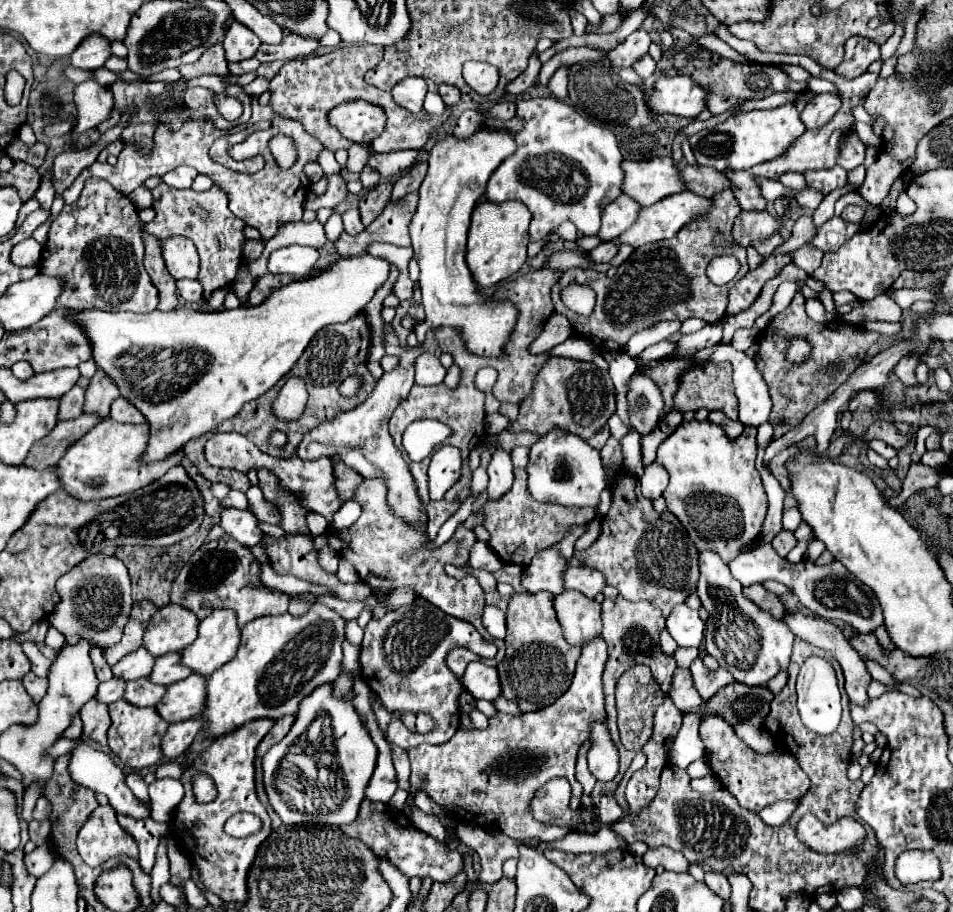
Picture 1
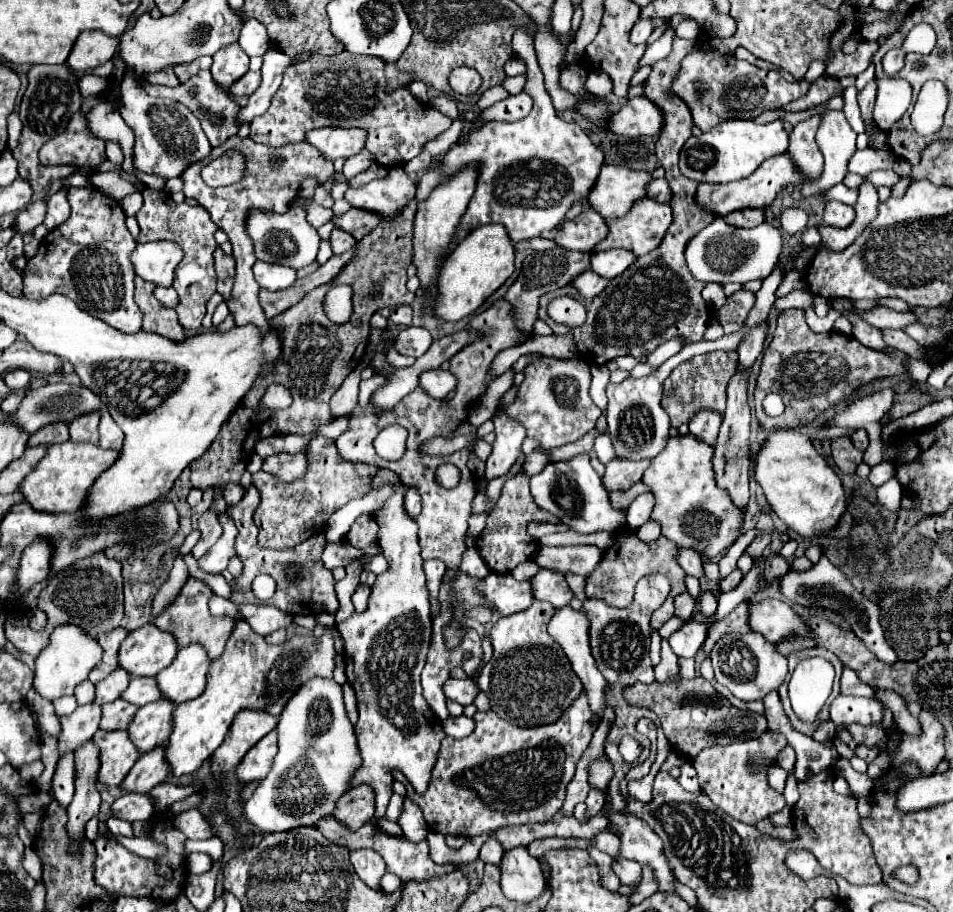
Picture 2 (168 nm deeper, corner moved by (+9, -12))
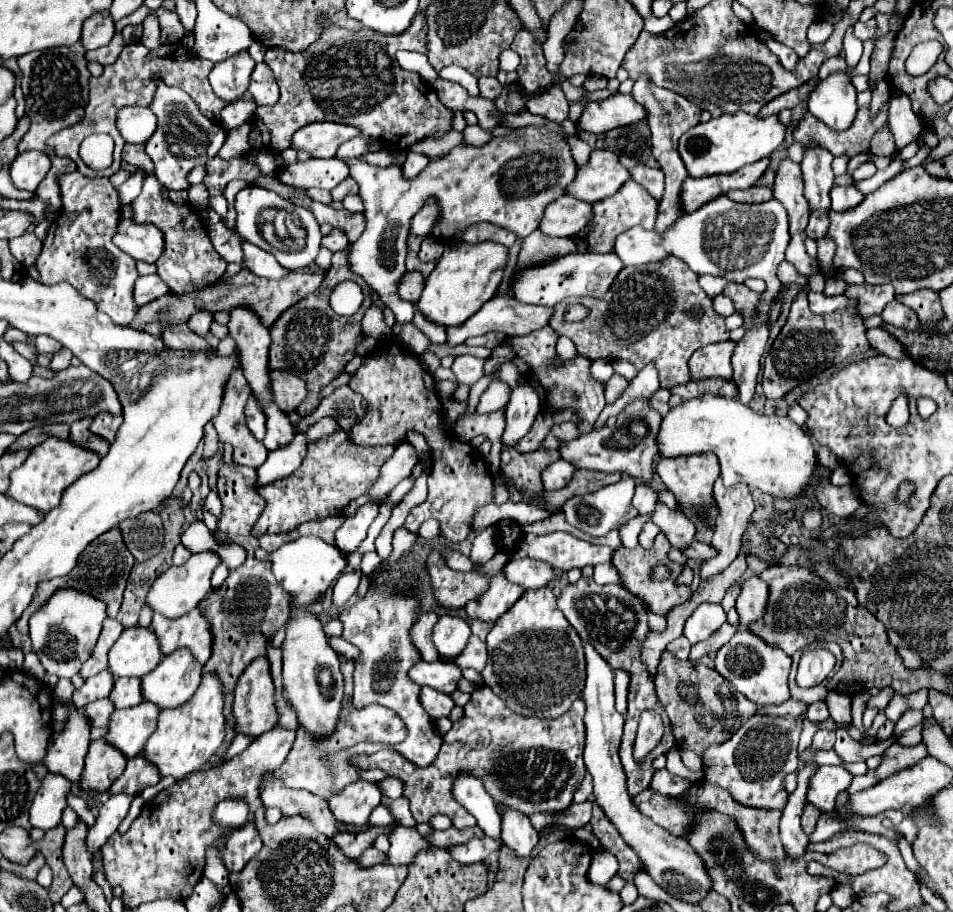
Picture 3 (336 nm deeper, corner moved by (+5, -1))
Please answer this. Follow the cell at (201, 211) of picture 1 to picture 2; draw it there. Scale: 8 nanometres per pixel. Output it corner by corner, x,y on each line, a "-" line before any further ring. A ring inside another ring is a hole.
144,188
142,190
144,204
136,212
136,220
140,224
140,236
138,242
146,240
172,240
182,246
184,260
176,268
174,274
174,288
178,292
180,304
176,306
178,320
186,330
198,332
202,328
202,318
206,314
206,302
216,292
216,272
214,272
214,250
216,240
214,232
218,226
212,222
210,214
202,206
188,206
188,204
176,204
168,198
168,194
162,194
162,190

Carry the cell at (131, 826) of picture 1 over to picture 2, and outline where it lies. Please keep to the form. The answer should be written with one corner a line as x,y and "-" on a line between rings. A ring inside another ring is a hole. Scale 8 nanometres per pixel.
108,818
106,826
108,826
108,830
110,830
114,836
128,836
128,838
132,838
132,836
134,836
132,822
124,822
124,820
114,820
114,818

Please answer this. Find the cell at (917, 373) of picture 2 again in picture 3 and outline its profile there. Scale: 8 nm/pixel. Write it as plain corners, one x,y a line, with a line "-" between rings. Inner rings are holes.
868,329
868,343
882,355
888,355
892,359
906,359
906,349
900,347
900,343
896,343
896,339
886,331
886,329

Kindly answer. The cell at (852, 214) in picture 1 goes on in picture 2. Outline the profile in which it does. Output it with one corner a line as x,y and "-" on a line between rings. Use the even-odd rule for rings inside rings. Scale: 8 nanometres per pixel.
836,200
828,202
826,208
824,208
824,222
826,222
828,226
846,228
846,226
850,226
850,222
854,220
854,216
856,216
854,208
850,208
850,206
842,204
842,202
836,202

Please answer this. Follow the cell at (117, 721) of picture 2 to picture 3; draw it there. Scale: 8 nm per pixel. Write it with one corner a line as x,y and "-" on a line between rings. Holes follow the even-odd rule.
100,699
94,701
86,707
82,707
82,711
90,717
90,725
92,725
92,739
104,737
108,723
110,723
110,715
114,713
114,705
110,705
110,699

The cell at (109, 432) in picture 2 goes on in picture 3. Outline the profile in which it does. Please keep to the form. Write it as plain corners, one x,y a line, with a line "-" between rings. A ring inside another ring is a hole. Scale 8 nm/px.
98,413
98,417
94,417
94,423
90,425
90,431
98,433
100,437
104,437
112,443
116,439
116,433
118,433
120,425
122,425
122,415

